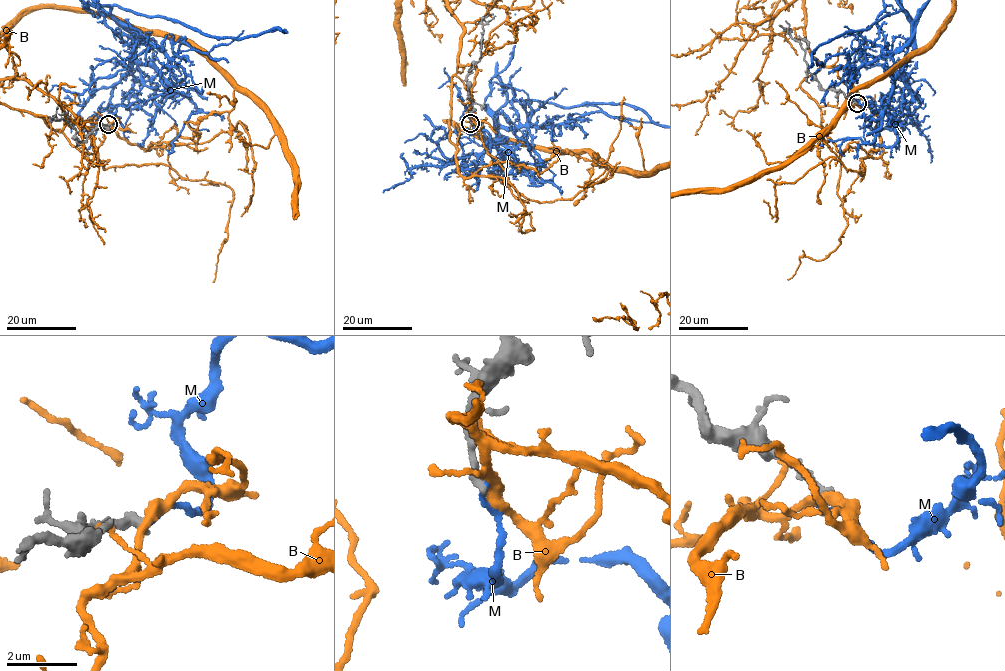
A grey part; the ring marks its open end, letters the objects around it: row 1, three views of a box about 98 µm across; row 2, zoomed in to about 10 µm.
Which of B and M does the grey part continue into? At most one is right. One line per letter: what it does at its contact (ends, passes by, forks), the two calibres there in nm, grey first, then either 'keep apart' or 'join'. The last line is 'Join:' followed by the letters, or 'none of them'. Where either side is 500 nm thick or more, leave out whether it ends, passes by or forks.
B: it passes by | 300/280 nm | keep apart
M: it ends | 280/120 nm | keep apart
Join: none of them

